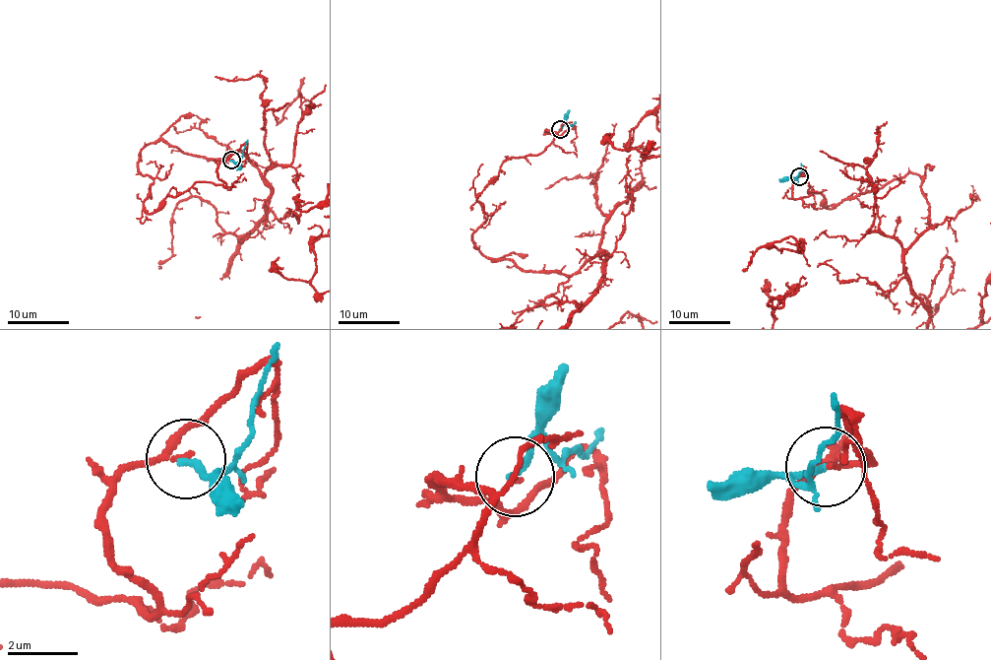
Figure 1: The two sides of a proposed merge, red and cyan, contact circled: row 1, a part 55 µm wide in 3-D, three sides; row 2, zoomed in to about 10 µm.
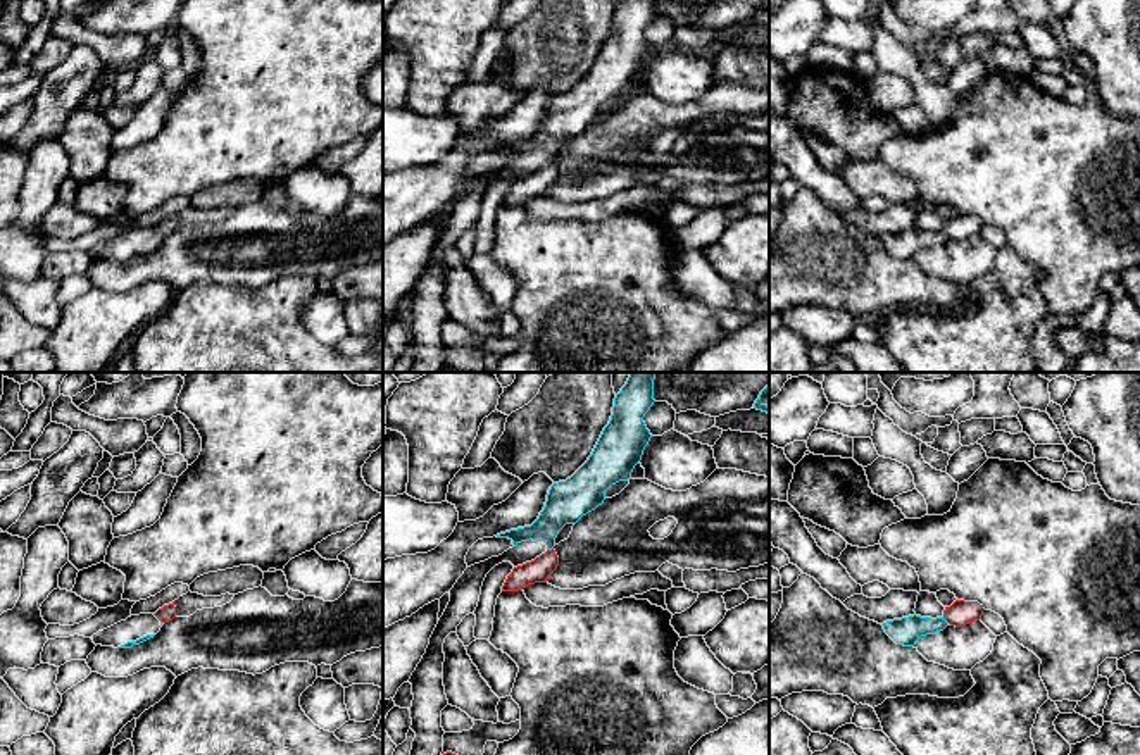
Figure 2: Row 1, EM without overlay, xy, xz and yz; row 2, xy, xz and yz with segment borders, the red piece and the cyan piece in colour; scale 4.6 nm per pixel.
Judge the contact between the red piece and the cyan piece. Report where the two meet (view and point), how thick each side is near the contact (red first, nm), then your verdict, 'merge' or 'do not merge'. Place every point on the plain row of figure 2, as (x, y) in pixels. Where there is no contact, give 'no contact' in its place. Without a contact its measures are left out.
contact xz (549, 164); calibres 110 and 190 nm; do not merge

